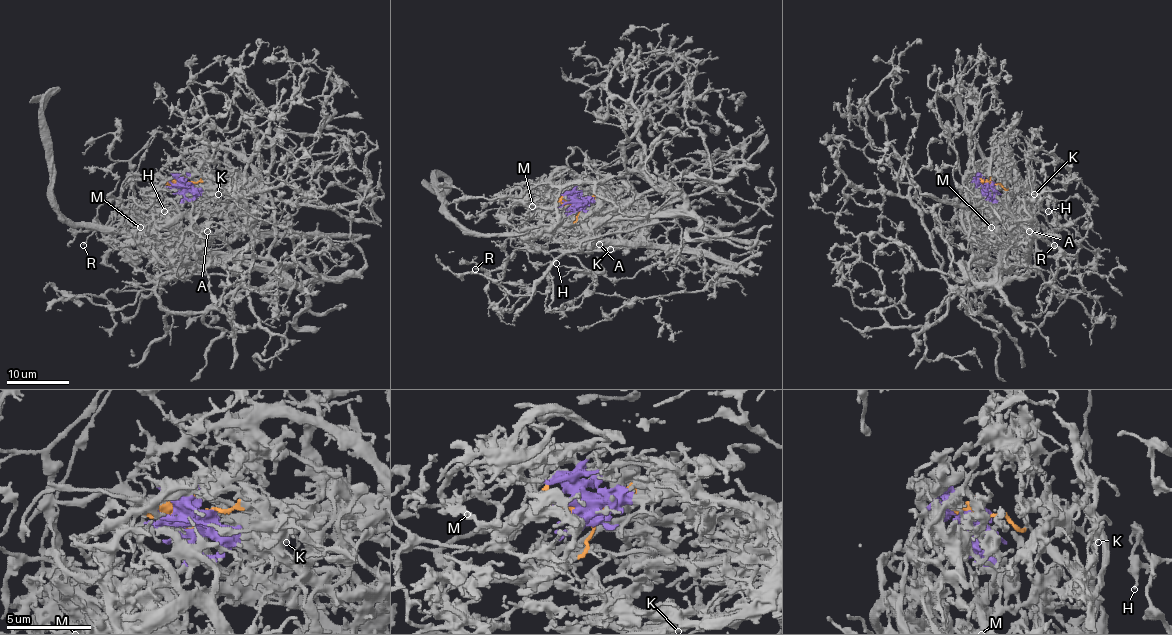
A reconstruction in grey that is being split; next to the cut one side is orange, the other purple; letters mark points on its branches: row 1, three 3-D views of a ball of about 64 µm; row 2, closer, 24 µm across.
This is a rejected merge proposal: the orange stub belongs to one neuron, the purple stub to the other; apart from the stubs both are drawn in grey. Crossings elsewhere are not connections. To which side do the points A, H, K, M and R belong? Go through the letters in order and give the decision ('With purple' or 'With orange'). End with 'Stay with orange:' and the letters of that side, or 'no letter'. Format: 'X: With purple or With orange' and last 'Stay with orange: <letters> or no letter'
A: With purple
H: With orange
K: With purple
M: With purple
R: With orange
Stay with orange: H, R

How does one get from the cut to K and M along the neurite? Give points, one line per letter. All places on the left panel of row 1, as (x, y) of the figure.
K: (185, 183), (213, 191), (238, 213), (255, 215), (255, 221), (254, 210), (235, 193), (222, 186), (218, 194)
M: (185, 183), (183, 205), (177, 211), (182, 232), (193, 246), (194, 262), (175, 272), (135, 238), (141, 227)

